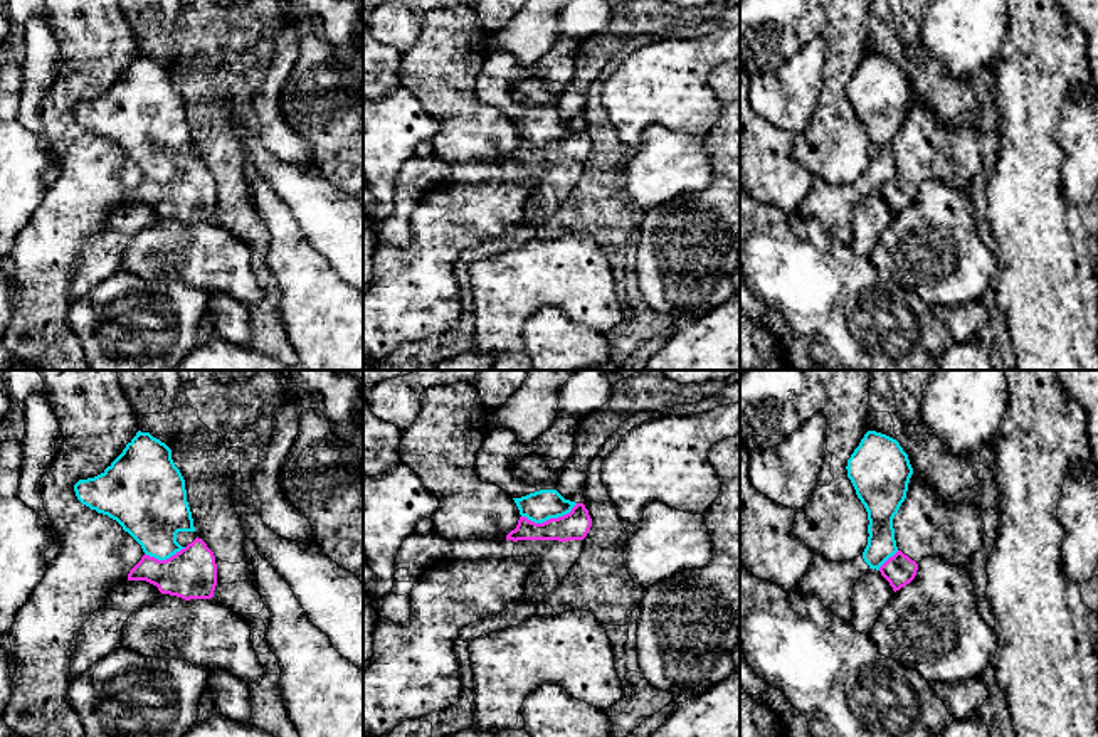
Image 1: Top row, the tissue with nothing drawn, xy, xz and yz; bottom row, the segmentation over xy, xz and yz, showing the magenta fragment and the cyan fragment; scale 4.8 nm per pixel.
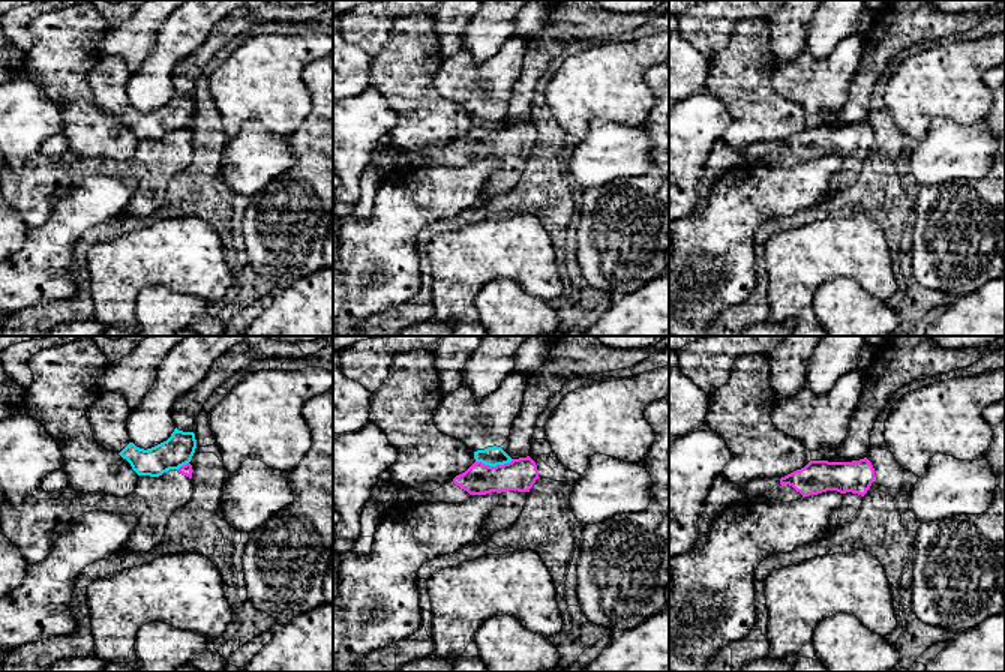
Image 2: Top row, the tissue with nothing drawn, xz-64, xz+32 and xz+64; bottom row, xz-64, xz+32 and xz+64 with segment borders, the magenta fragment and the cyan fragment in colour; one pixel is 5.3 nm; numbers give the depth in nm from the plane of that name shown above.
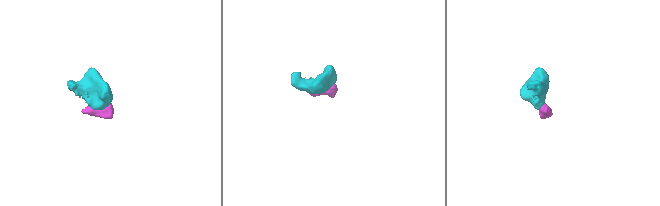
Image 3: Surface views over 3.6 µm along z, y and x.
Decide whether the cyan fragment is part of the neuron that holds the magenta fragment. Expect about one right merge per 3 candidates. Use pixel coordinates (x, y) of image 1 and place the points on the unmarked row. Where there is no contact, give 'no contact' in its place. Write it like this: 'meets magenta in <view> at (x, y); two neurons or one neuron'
meets magenta in xz at (550, 142); two neurons

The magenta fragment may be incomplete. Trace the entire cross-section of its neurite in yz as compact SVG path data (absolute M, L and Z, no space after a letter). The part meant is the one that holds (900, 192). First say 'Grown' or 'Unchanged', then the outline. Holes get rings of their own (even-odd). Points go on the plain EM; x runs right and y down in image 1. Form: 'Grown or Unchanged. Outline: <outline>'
Grown. Outline: M911 98L906 121L893 141L898 175L881 190L893 214L910 207L925 180L967 190L982 170L982 141L972 126L947 126L933 109Z

